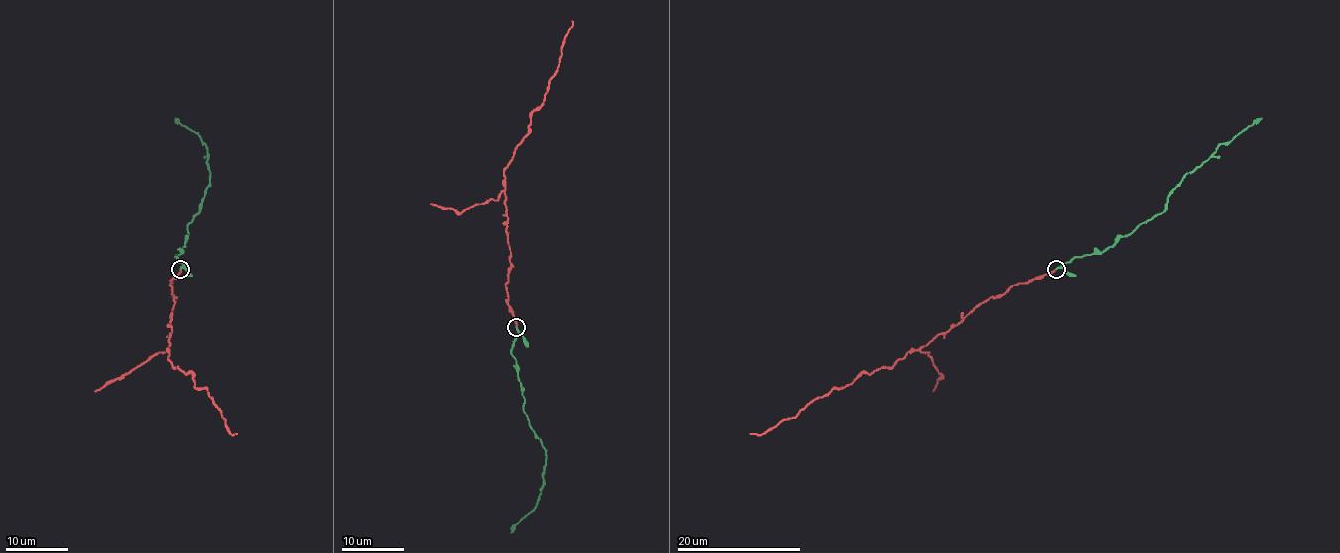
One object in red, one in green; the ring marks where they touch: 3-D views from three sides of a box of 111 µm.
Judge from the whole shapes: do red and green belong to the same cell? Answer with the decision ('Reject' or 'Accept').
Reject

